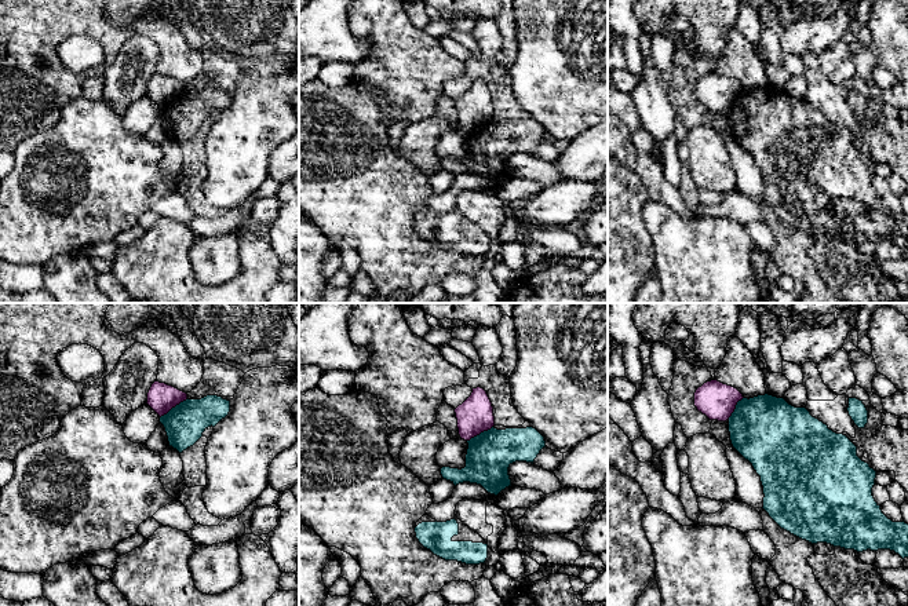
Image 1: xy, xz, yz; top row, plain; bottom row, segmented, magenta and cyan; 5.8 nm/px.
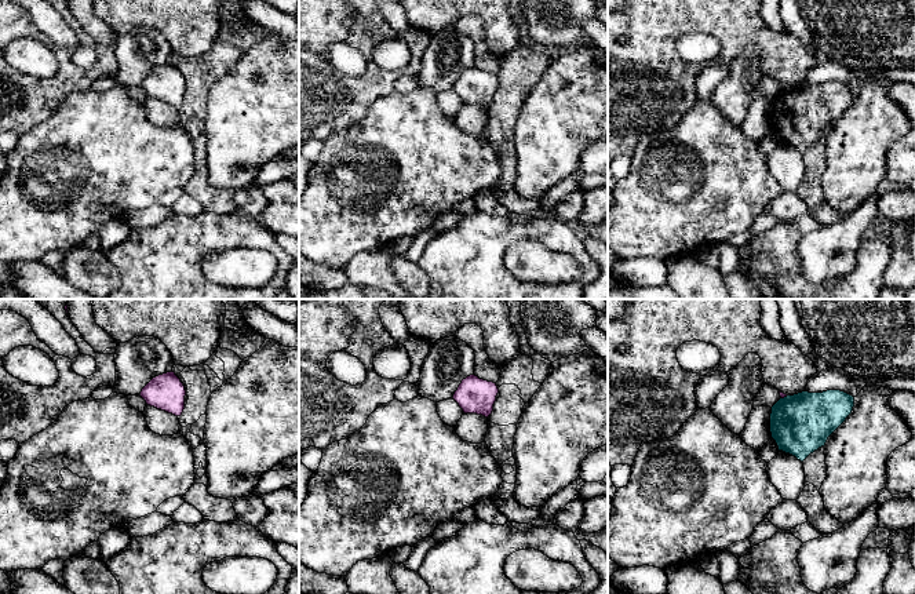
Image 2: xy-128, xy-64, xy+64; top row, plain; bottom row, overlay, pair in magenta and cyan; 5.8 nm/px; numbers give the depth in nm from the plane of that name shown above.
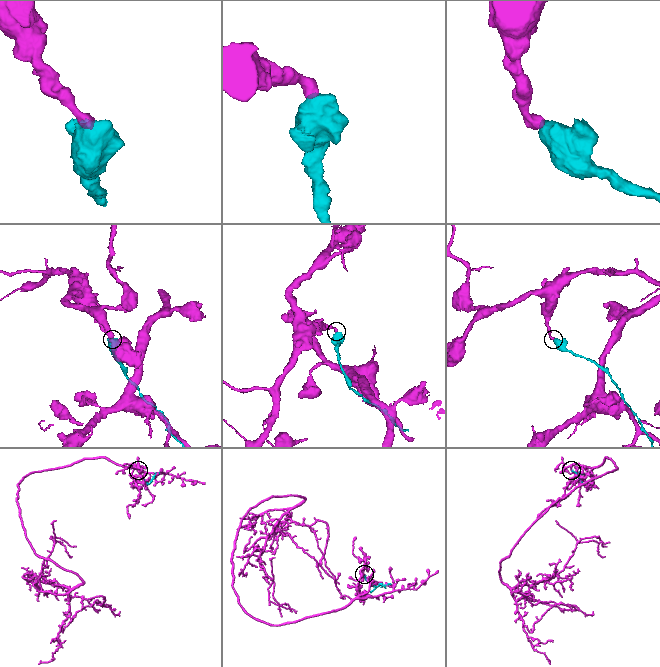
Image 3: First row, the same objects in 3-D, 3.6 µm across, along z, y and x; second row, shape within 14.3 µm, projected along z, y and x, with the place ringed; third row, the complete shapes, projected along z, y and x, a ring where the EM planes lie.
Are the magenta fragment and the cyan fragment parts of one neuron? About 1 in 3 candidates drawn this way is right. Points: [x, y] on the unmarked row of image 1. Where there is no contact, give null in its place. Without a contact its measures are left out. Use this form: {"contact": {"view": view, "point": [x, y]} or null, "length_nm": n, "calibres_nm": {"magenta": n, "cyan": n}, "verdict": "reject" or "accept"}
{"contact": {"view": "xy", "point": [174, 98]}, "length_nm": 200, "calibres_nm": {"magenta": 170, "cyan": 240}, "verdict": "reject"}

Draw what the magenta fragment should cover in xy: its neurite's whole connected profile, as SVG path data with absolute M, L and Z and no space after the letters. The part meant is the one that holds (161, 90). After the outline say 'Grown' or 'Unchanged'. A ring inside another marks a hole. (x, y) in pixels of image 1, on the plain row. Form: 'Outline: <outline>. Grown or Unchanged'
Outline: M154 73L147 84L146 95L161 109L186 91L186 84L165 74Z. Unchanged

